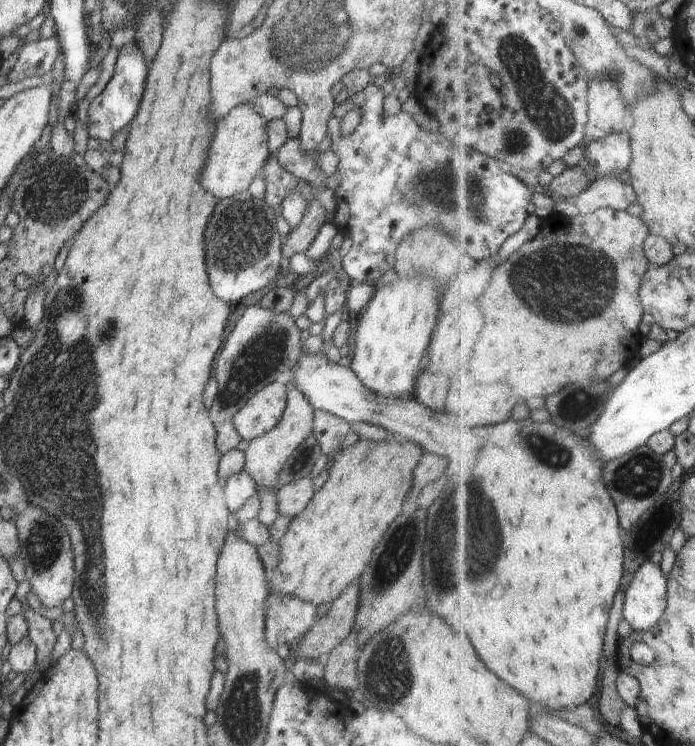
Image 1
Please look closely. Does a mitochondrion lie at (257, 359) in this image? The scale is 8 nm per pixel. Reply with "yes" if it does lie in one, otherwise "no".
yes

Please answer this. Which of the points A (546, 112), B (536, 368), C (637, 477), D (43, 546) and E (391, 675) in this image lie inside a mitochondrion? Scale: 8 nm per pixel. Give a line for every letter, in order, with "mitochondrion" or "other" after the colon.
A: mitochondrion
B: other
C: mitochondrion
D: mitochondrion
E: mitochondrion

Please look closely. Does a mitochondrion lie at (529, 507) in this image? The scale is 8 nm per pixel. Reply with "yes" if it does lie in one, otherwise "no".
no

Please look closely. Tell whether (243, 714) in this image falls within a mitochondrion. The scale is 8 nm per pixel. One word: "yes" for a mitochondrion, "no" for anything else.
yes

